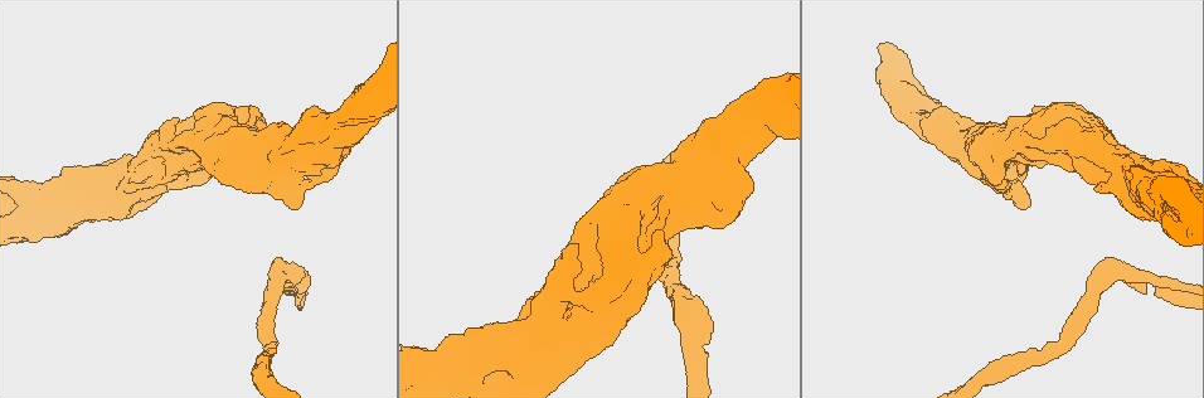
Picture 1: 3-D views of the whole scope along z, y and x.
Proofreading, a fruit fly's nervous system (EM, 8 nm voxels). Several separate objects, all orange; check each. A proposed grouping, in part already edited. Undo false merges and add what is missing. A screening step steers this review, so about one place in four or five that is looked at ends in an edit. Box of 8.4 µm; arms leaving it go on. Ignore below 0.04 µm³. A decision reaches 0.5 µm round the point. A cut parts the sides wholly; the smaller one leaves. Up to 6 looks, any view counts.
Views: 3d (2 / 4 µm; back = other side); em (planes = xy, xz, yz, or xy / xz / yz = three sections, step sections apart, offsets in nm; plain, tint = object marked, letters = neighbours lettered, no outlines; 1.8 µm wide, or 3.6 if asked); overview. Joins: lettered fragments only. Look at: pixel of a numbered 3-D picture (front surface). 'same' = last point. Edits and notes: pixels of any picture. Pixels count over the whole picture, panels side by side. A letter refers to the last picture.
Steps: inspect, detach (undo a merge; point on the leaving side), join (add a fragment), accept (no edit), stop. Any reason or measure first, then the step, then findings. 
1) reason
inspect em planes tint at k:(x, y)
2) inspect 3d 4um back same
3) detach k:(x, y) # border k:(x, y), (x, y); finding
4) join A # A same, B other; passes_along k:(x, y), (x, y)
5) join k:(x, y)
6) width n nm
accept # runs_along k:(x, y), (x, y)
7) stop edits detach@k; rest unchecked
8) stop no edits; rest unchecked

touches itself
inspect 3d 4um at 1:(436, 378)

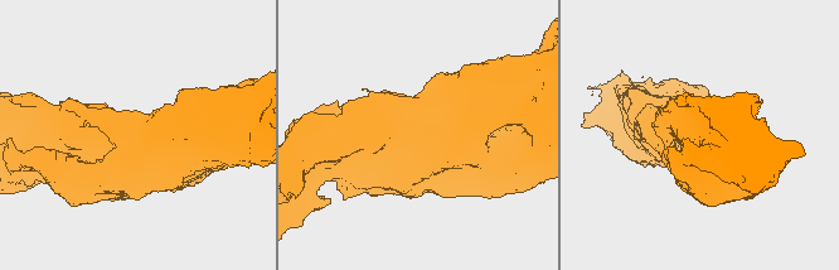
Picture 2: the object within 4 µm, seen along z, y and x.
inspect em 3.6um planes tint at 2:(417, 138)

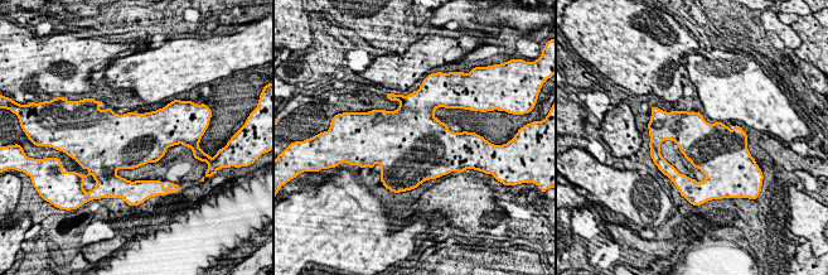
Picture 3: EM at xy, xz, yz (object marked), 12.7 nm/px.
inspect em 3.6um planes letters same

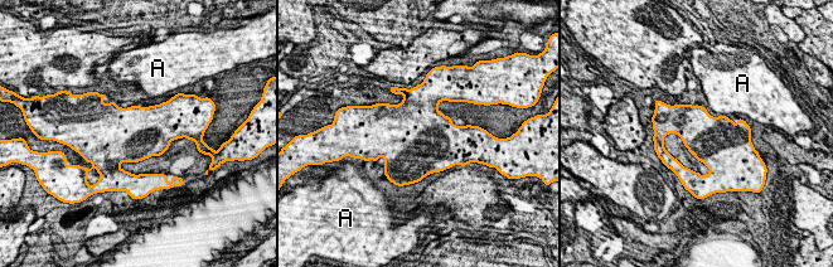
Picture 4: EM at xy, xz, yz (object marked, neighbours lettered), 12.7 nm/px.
accept # A other; border 4:(718, 115), (726, 116); all the same neuron

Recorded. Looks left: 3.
a fork
inspect 3d 4um at 1:(681, 306)

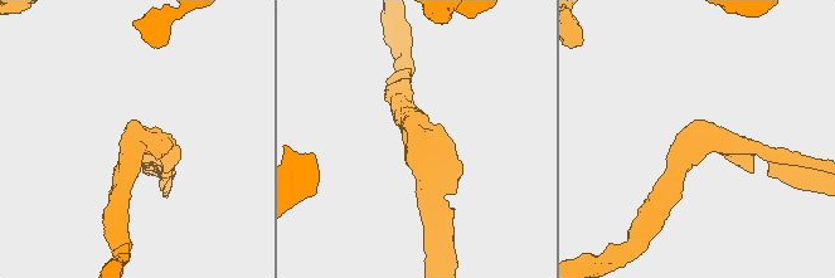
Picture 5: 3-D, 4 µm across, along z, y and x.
inspect em xy step 8 letters at 5:(699, 141)

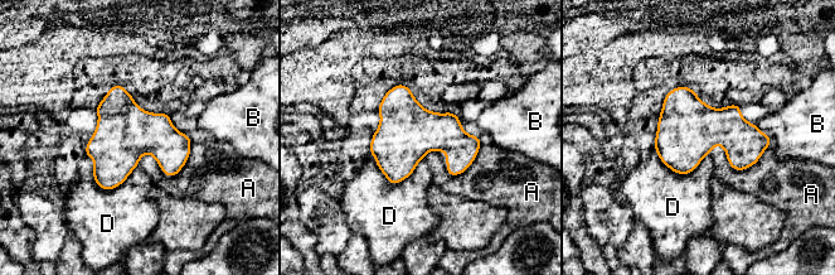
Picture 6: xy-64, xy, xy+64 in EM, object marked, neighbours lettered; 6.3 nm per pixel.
inspect em planes letters same

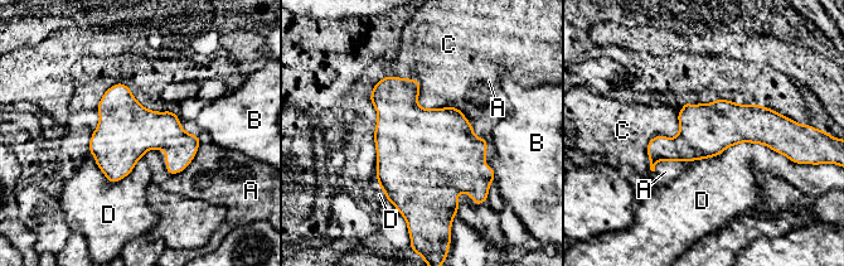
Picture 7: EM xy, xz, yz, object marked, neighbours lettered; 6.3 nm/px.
accept # A other, B other, C other, D other; border 7:(202, 139), (180, 172), (165, 170); one neuron here

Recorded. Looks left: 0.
stop no edits; rest unchecked

